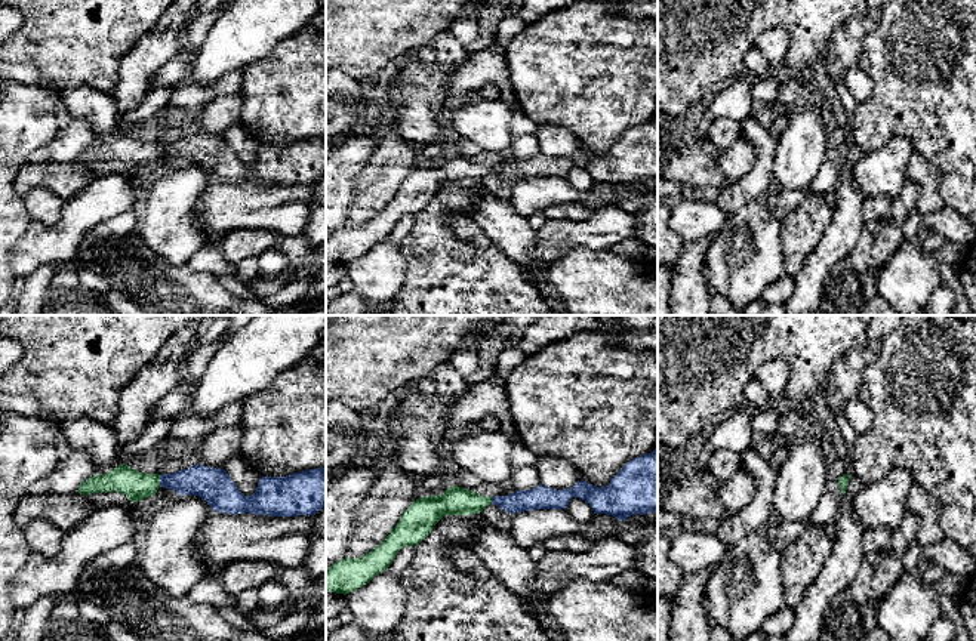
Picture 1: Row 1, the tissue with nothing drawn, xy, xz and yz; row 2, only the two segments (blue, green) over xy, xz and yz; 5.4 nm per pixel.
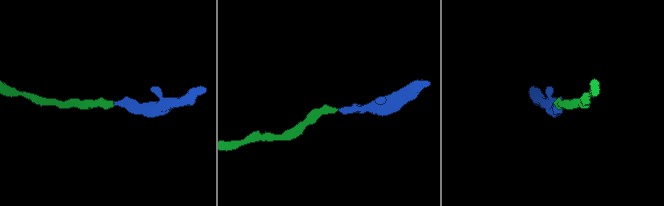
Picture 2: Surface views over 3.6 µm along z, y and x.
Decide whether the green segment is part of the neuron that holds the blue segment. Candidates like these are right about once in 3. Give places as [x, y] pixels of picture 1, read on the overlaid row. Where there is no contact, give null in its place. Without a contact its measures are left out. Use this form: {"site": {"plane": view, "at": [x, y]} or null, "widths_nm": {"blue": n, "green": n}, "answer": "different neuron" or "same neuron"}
{"site": {"plane": "xy", "at": [160, 480]}, "widths_nm": {"blue": 170, "green": 160}, "answer": "same neuron"}

